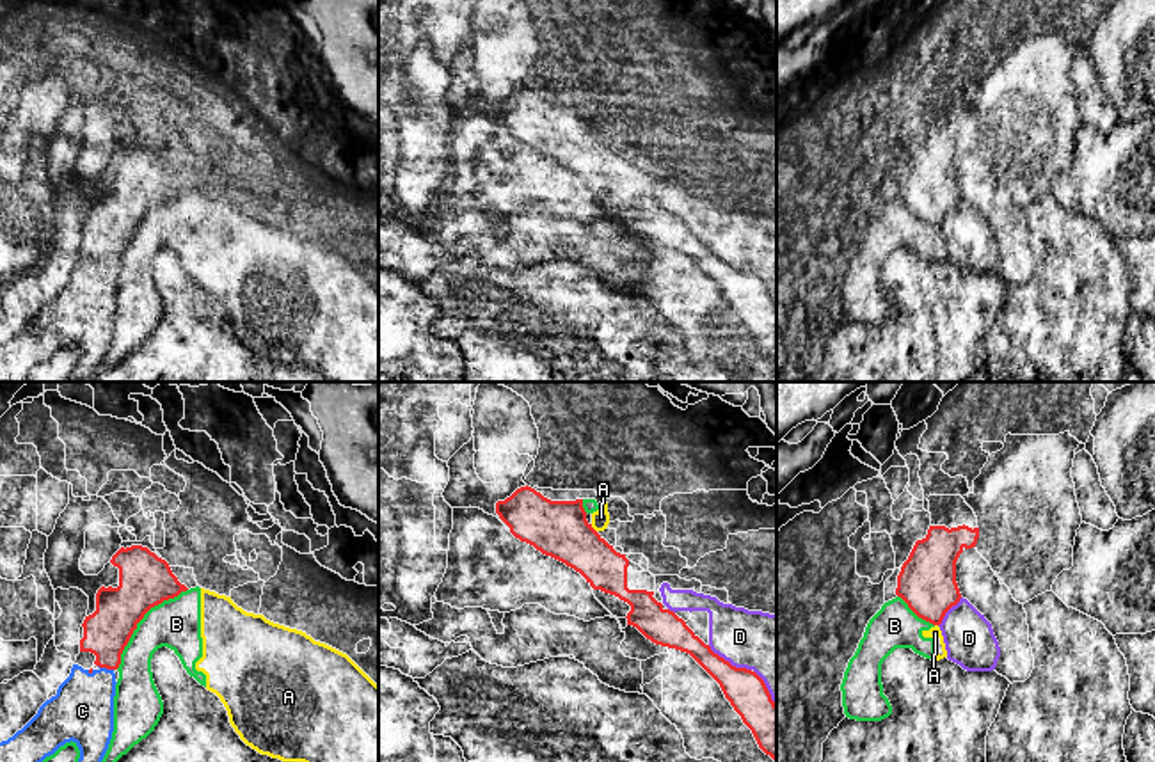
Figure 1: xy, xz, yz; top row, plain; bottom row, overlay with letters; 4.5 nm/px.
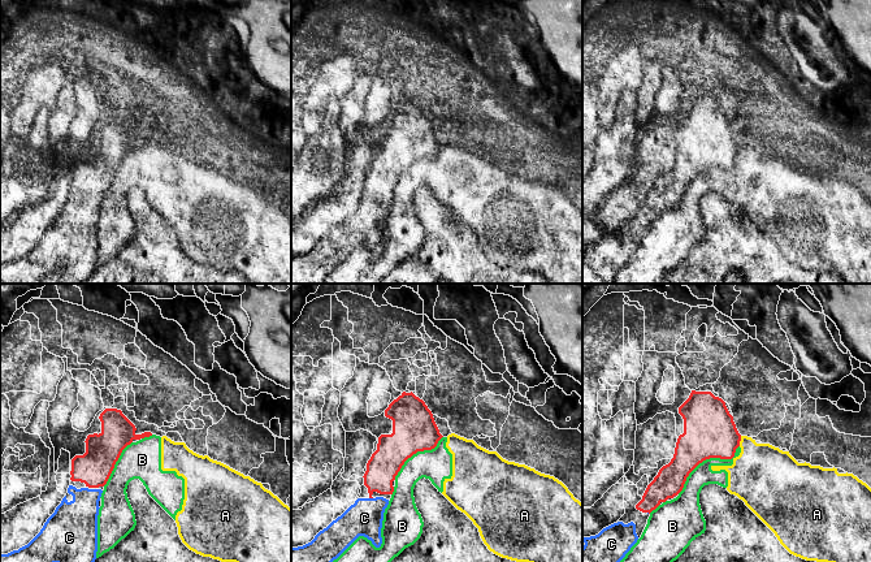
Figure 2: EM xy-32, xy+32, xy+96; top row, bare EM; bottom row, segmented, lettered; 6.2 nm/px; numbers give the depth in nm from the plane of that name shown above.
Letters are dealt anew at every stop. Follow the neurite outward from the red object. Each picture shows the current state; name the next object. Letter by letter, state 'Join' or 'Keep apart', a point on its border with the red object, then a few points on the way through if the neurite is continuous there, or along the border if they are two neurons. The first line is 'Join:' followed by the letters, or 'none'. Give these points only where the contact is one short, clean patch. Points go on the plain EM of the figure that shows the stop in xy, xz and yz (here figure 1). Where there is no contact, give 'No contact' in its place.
Join: C
A: Keep apart. Touches red at xz (592, 130). Boundary: xz (590, 126), (596, 134)
B: Keep apart. Touches red at xy (141, 221)
C: Join. Touches red at xy (105, 269). Path across: xy (107, 233), (105, 269), (82, 313)
D: Keep apart. Touches red at xz (727, 263)

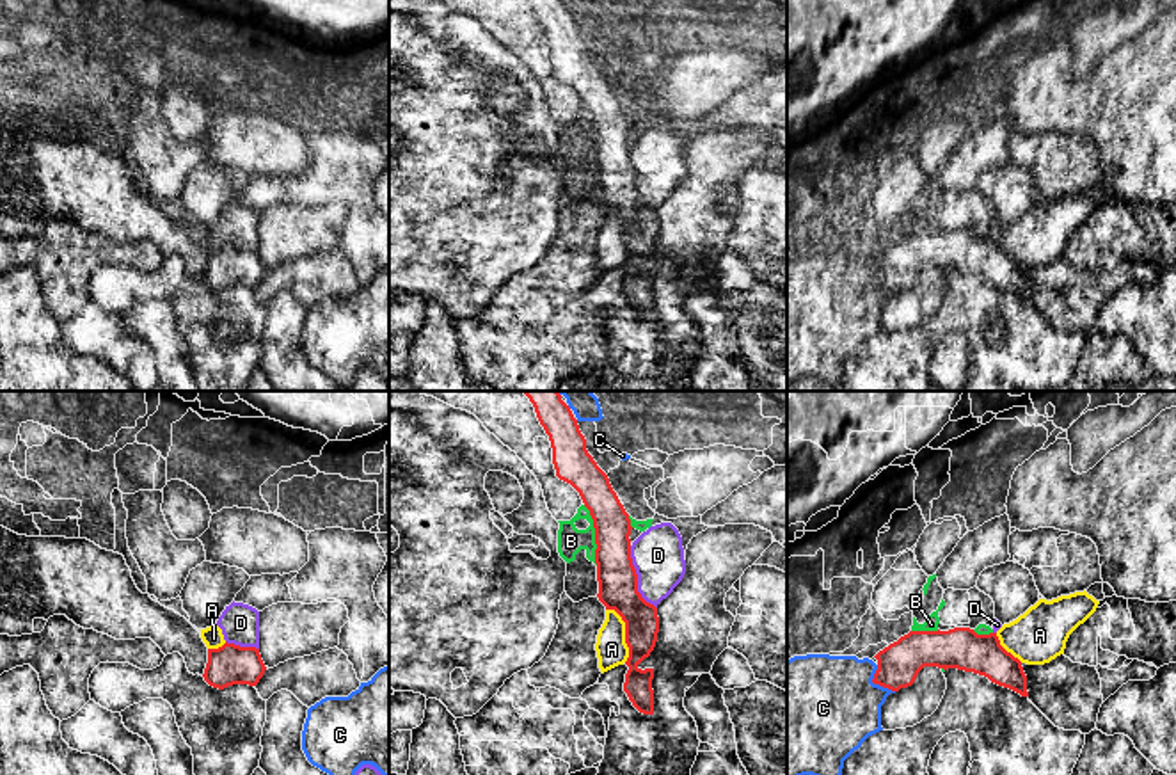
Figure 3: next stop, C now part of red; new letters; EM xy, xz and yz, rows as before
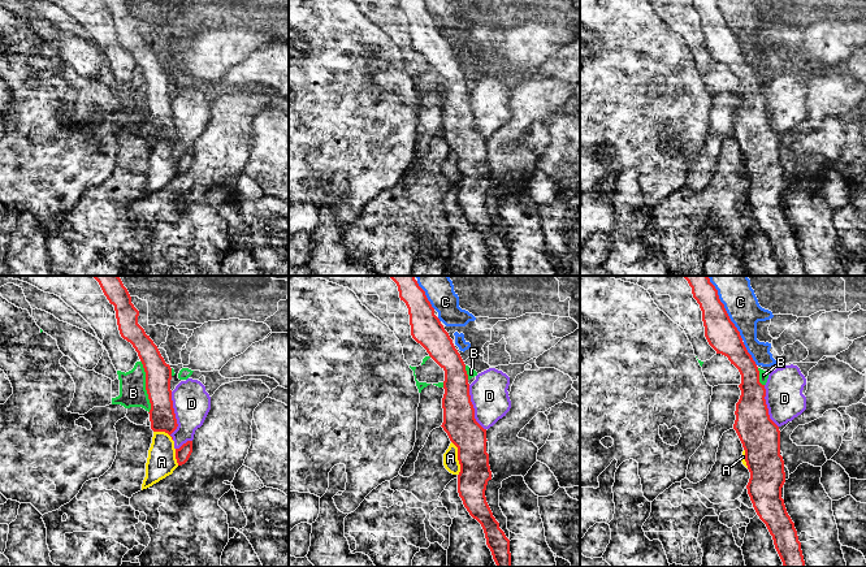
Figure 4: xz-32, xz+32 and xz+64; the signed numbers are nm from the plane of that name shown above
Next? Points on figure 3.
Join: none
A: Keep apart. Touches red at xz (626, 235). Boundary: xz (606, 210), (611, 210), (624, 224), (626, 263)
B: Keep apart. Touches red at xz (595, 137)
C: Keep apart. Touches red at yz (876, 285)
D: Keep apart. Touches red at xz (636, 180). Boundary: xz (629, 148), (636, 192), (656, 210)

